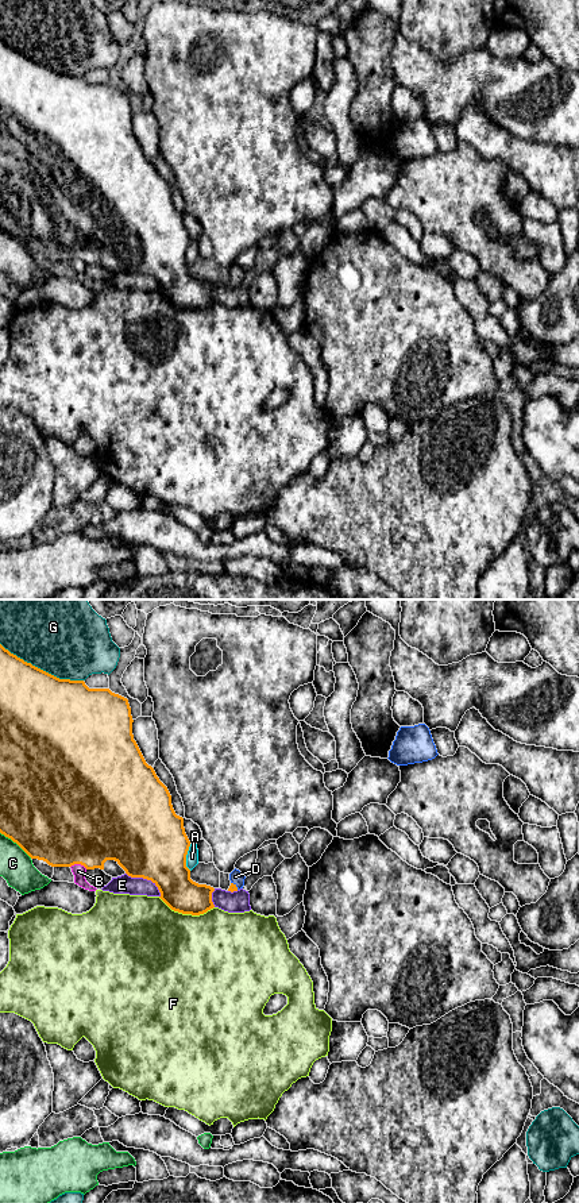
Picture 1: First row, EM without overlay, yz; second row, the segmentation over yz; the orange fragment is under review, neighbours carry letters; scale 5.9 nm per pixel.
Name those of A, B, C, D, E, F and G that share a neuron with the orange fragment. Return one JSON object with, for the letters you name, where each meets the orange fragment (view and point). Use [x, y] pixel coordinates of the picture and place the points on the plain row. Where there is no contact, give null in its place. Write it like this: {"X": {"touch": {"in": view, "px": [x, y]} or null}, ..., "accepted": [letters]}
{"D": {"touch": {"in": "yz", "px": [235, 281]}}, "accepted": ["D"]}

